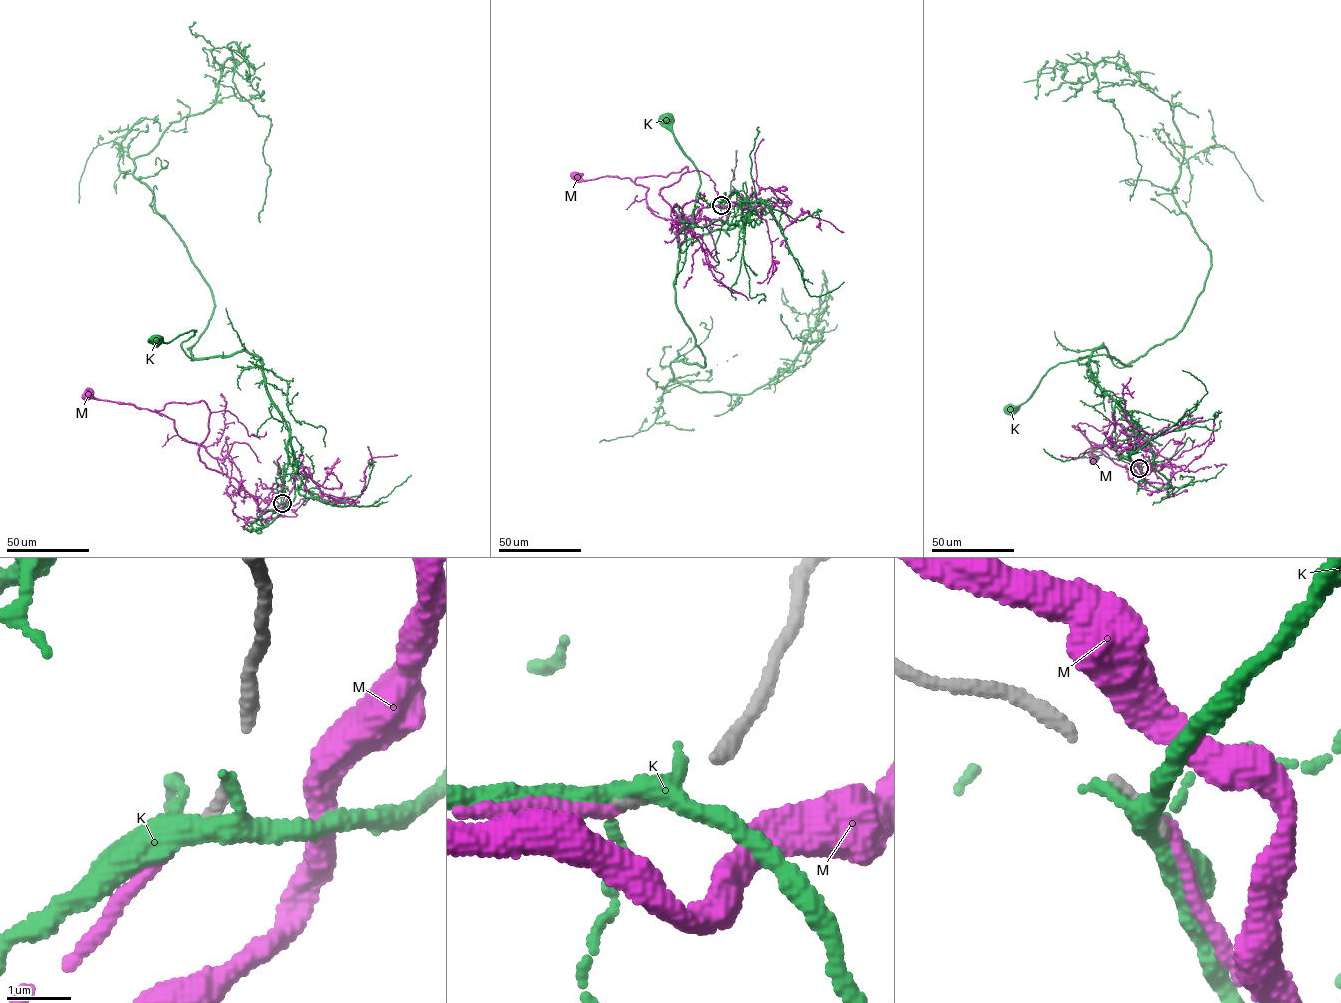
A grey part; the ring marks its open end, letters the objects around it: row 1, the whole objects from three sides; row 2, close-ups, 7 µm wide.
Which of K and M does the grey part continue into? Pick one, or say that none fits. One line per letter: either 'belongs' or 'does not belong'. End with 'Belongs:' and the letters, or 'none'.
K: does not belong
M: does not belong
Belongs: none

